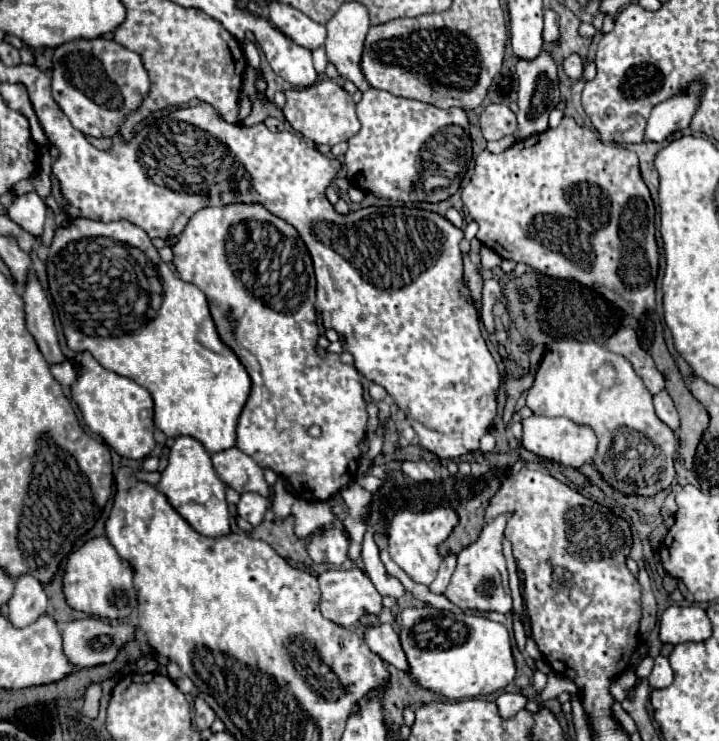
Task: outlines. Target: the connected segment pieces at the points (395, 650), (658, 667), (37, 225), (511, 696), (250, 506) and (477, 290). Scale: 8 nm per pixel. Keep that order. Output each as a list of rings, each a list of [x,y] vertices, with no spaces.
[[[381,623],[381,625],[375,625],[375,627],[367,627],[365,629],[365,643],[383,661],[395,665],[401,671],[409,671],[403,647],[401,647],[399,637],[397,637],[397,633],[393,631],[391,625]]]
[[[659,655],[655,659],[655,667],[653,667],[651,675],[649,675],[649,683],[651,683],[653,689],[665,689],[665,687],[669,687],[673,683],[673,669],[671,669],[667,657]]]
[[[31,191],[31,193],[15,197],[11,207],[7,209],[7,215],[11,221],[21,225],[25,231],[39,237],[43,233],[45,211],[47,211],[47,207],[45,207],[43,199],[35,191]]]
[[[501,693],[499,695],[499,715],[501,715],[501,719],[515,717],[525,705],[527,705],[527,699],[521,693]]]
[[[243,493],[241,501],[237,503],[237,513],[245,521],[249,521],[253,527],[257,527],[263,521],[263,513],[269,509],[269,501],[257,493]]]
[[[465,255],[465,283],[471,291],[471,297],[475,301],[477,311],[481,311],[481,287],[483,287],[483,277],[479,273],[479,269],[471,263],[471,259]]]

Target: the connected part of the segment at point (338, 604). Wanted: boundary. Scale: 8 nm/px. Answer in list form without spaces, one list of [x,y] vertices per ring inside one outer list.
[[[359,567],[353,569],[329,569],[325,573],[319,575],[319,587],[321,587],[321,613],[343,625],[343,627],[351,627],[359,621],[359,617],[363,613],[379,613],[381,611],[381,595],[375,591],[371,579],[367,577],[365,571],[361,571]]]

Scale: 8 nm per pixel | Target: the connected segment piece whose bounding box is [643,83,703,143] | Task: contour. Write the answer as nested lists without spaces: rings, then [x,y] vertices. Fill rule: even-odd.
[[[691,83],[687,95],[679,95],[679,97],[673,97],[673,99],[659,103],[651,111],[651,117],[647,119],[643,141],[661,143],[669,135],[673,135],[675,131],[689,127],[689,121],[699,107],[701,91],[703,91],[701,83]]]

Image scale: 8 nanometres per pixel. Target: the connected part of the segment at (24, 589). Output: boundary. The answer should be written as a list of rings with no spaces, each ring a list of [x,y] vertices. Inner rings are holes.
[[[23,575],[15,581],[15,593],[9,601],[7,619],[13,623],[13,627],[27,627],[39,619],[47,609],[47,595],[43,585],[31,577]]]

